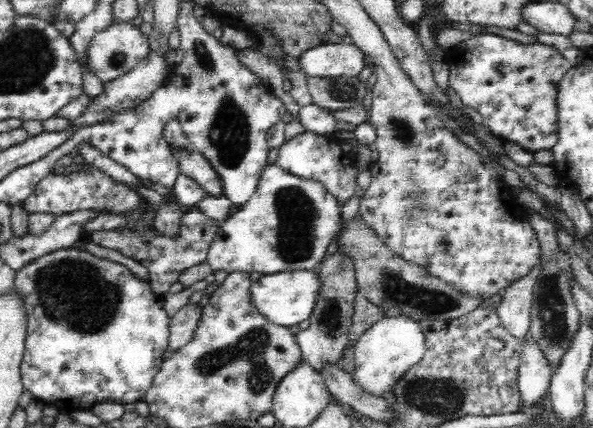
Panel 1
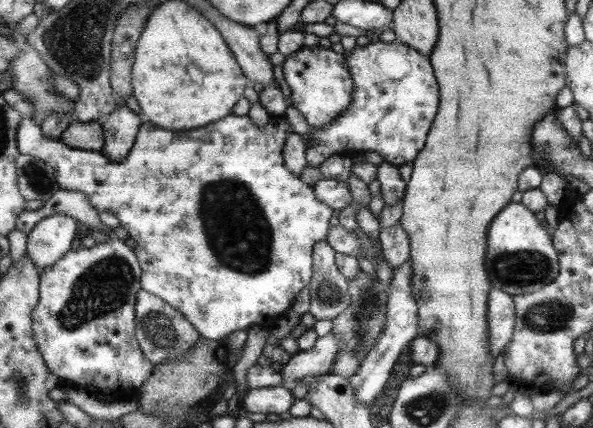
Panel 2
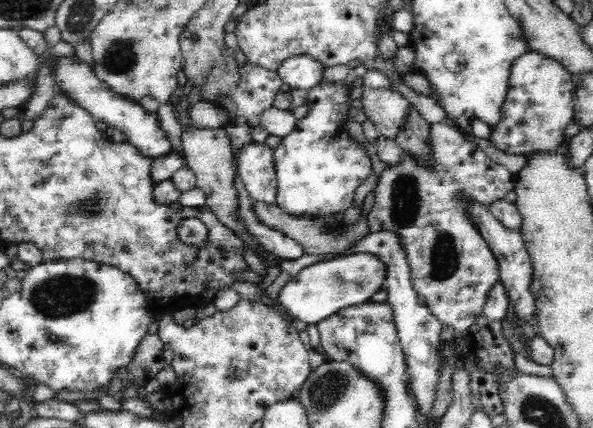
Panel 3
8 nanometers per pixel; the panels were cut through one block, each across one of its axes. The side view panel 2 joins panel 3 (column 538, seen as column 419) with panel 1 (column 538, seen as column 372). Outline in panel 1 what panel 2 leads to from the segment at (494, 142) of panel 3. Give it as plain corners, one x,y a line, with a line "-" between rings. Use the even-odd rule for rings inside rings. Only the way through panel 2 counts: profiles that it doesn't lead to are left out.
495,33
472,36
454,49
445,51
444,61
449,66
449,85
460,96
465,107
473,108
482,116
491,133
511,144
518,144
526,152
551,150
556,144
558,129
558,84
570,66
552,46
542,43
523,44

